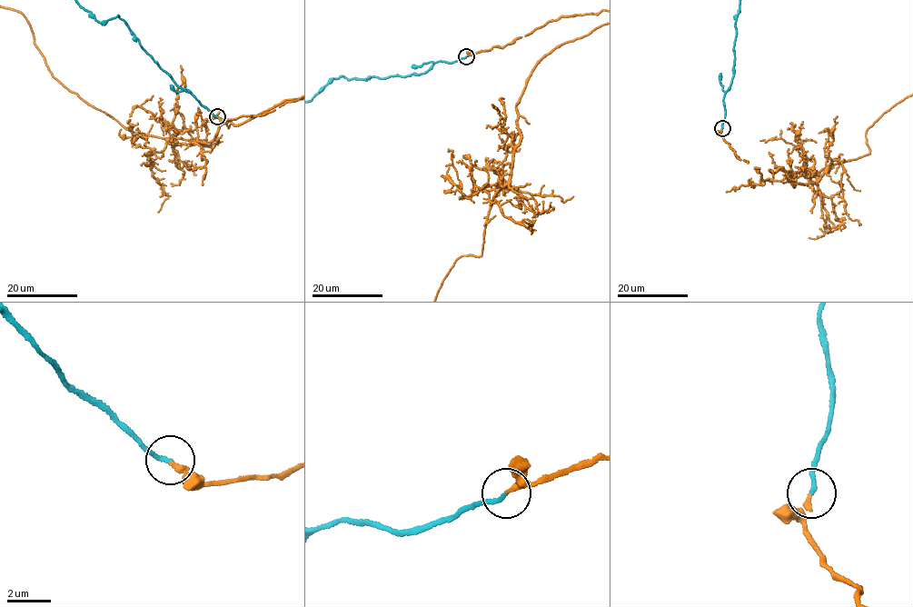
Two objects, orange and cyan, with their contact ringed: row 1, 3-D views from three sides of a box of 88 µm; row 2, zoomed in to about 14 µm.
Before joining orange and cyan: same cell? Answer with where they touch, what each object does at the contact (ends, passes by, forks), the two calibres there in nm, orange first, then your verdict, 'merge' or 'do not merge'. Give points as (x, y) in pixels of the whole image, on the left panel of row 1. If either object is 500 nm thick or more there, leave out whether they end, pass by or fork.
at (217, 116); orange ends there; cyan ends there; 240 nm thick on the orange side, 180 nm on the other; merge

